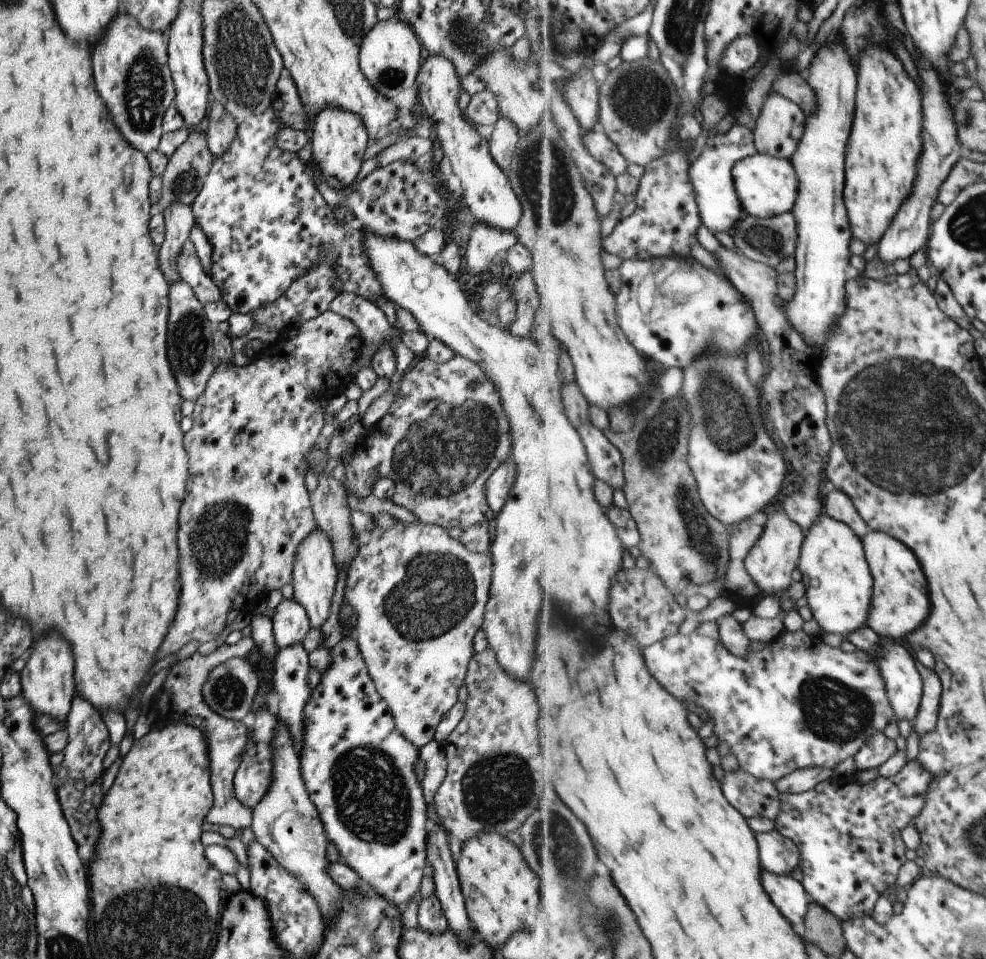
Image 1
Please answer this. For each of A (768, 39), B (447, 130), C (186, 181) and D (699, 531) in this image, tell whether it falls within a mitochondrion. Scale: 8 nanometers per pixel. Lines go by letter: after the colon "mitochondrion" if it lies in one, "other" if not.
A: other
B: other
C: mitochondrion
D: mitochondrion

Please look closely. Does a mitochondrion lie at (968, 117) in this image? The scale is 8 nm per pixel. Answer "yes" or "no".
yes

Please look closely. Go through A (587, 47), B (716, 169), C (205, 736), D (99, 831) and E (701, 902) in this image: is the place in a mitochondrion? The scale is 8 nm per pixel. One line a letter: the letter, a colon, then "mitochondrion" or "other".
A: other
B: other
C: other
D: other
E: other

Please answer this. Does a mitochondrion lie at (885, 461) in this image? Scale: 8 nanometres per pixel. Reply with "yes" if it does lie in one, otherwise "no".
yes

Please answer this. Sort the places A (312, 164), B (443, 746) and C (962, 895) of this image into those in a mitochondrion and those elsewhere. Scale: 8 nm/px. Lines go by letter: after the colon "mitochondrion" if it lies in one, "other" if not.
A: other
B: other
C: other

